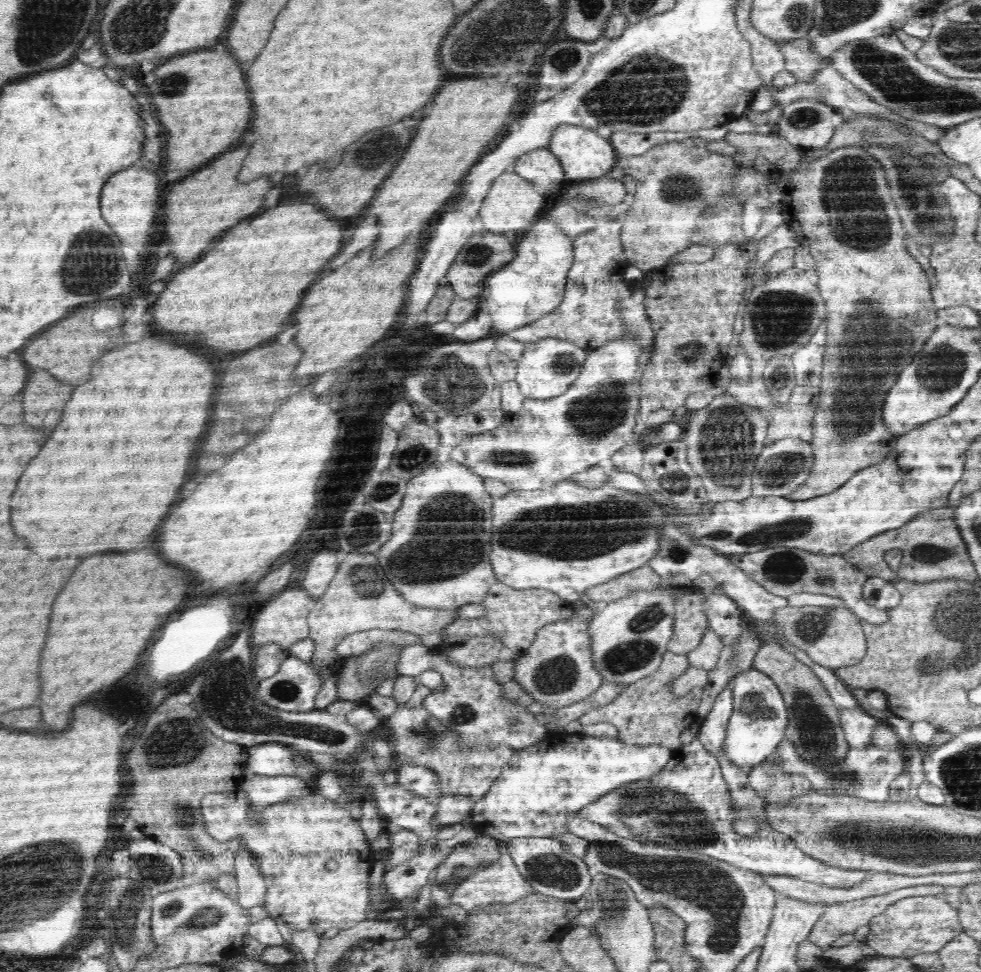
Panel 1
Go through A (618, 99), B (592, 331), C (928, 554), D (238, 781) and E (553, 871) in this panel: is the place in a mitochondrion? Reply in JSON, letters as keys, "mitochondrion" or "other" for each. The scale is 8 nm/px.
{"A":"mitochondrion","B":"other","C":"mitochondrion","D":"other","E":"mitochondrion"}

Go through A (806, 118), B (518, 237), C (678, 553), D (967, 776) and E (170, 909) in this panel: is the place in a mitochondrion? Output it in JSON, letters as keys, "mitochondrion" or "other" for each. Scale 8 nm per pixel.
{"A":"mitochondrion","B":"other","C":"mitochondrion","D":"mitochondrion","E":"mitochondrion"}

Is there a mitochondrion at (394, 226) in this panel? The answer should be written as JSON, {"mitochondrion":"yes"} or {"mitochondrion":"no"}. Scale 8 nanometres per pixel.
{"mitochondrion":"no"}

